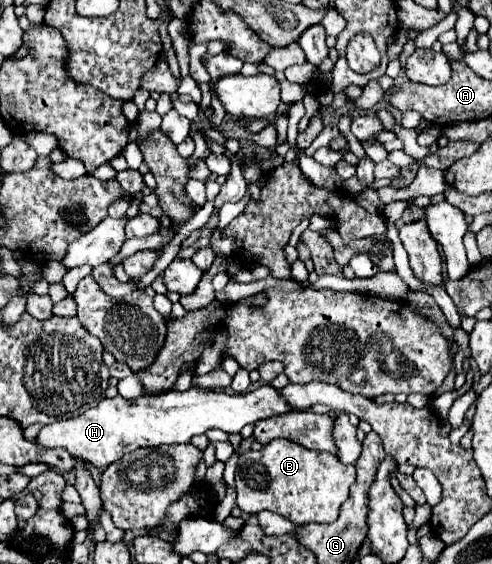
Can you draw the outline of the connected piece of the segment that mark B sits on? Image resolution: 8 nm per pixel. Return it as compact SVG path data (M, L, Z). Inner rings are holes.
M277 438L263 446L263 450L249 450L239 458L235 474L237 506L247 514L271 510L293 524L335 522L353 482L355 466L341 464L335 454L305 450L291 440Z

